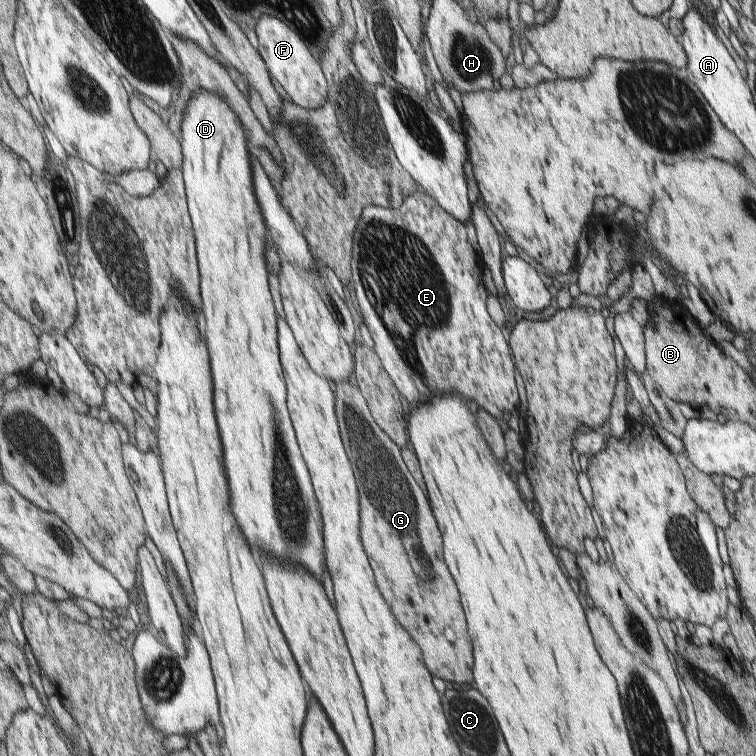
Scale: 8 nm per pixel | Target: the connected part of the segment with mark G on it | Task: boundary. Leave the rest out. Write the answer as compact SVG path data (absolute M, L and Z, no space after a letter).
M337 382L335 386L335 416L337 416L337 426L339 426L339 434L341 434L341 440L343 440L343 446L345 446L345 452L347 454L353 455L355 457L354 464L357 466L357 471L359 476L357 476L357 482L362 482L362 488L359 488L359 538L361 538L361 544L363 550L365 550L365 556L369 560L369 566L373 572L375 578L375 586L379 588L385 604L389 606L395 620L400 623L402 627L408 634L412 636L413 640L417 640L417 646L421 646L421 650L425 650L425 666L429 666L429 674L431 676L437 676L441 680L449 680L449 682L459 682L459 684L469 684L471 682L471 644L469 644L469 636L465 632L465 622L463 622L463 612L461 612L461 606L459 606L459 598L457 598L456 583L453 584L451 580L451 572L445 566L442 557L442 538L440 536L439 527L436 525L435 519L432 515L432 510L429 506L428 490L420 490L419 486L411 472L405 468L403 460L401 460L400 448L397 448L389 436L381 430L380 425L373 420L369 409L367 408L367 403L363 400L360 390L351 385L350 382Z

